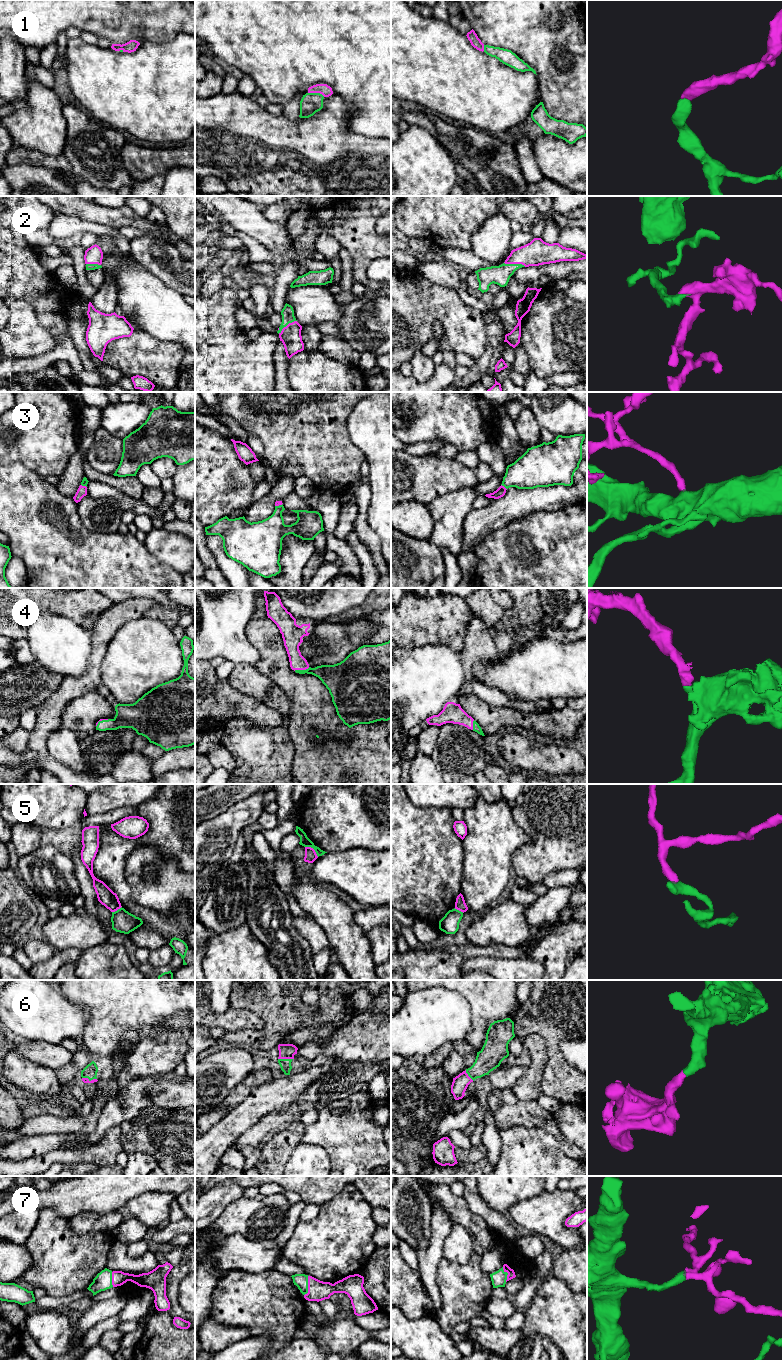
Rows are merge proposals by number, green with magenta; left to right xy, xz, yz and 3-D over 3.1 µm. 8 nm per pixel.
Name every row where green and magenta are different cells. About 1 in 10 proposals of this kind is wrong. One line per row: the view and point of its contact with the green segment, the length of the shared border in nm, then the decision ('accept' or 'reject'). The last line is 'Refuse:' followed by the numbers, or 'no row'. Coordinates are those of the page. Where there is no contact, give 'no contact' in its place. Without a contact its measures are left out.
1: xz (316, 93) | 140 nm | accept
2: yz (515, 264) | 180 nm | accept
3: yz (504, 486) | 60 nm | accept
4: xz (301, 670) | 130 nm | accept
5: xz (313, 848) | 140 nm | reject
6: xz (285, 1059) | 120 nm | accept
7: xz (307, 1286) | 160 nm | accept
Refuse: 5

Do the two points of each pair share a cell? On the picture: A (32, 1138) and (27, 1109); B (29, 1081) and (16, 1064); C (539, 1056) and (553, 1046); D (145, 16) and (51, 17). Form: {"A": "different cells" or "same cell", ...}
{"A": "different cells", "B": "same cell", "C": "different cells", "D": "same cell"}

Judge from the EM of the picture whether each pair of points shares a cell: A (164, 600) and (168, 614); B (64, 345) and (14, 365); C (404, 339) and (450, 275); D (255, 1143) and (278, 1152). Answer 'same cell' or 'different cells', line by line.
A: different cells
B: same cell
C: different cells
D: different cells

